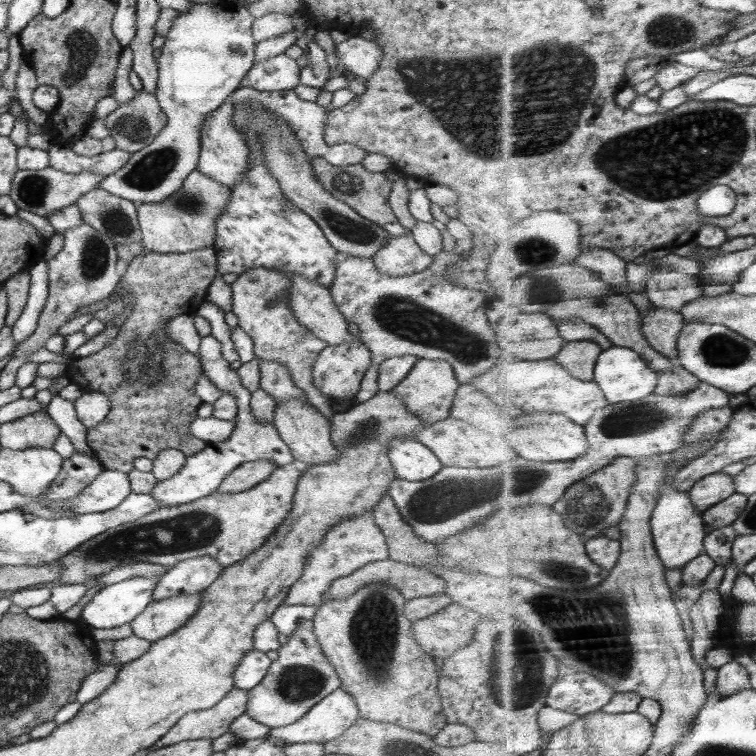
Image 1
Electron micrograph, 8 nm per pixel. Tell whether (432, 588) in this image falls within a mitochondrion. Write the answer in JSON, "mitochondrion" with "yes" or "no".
{"mitochondrion":"no"}

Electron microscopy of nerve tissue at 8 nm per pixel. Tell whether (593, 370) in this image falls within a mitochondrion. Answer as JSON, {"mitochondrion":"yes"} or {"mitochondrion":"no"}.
{"mitochondrion":"no"}

